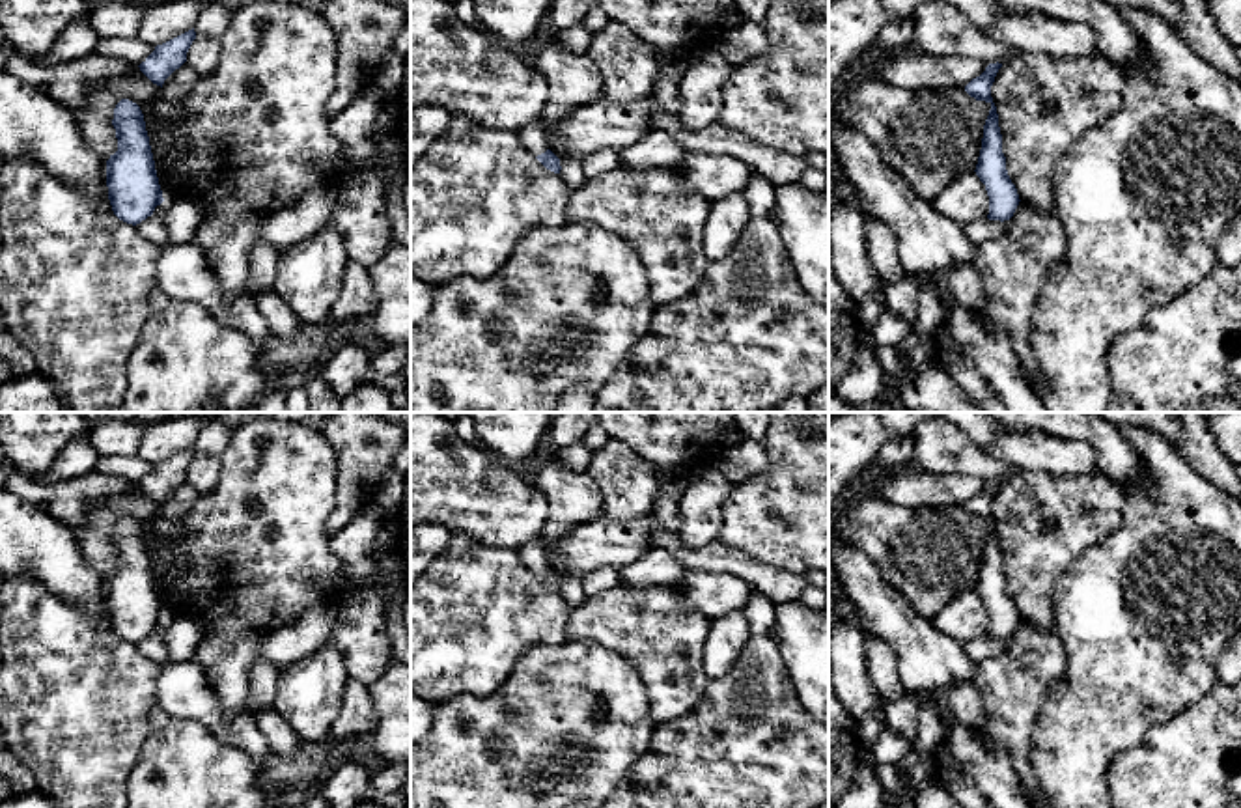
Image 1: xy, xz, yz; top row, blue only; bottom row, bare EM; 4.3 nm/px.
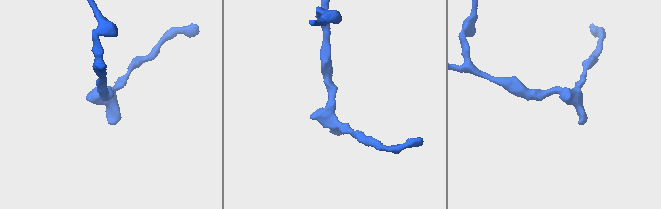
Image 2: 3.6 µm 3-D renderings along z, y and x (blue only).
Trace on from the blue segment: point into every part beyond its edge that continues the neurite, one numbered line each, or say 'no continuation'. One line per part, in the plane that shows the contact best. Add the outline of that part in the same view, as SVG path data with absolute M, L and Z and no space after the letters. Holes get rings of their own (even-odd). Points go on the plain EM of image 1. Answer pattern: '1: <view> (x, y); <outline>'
1: xz (532, 553); M541 537L526 541L521 549L517 549L521 562L532 573L541 573L549 567L547 550Z

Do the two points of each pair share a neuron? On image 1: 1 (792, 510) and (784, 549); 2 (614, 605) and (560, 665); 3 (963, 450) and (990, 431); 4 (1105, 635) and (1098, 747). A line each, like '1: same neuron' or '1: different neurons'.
1: same neuron
2: different neurons
3: different neurons
4: same neuron

